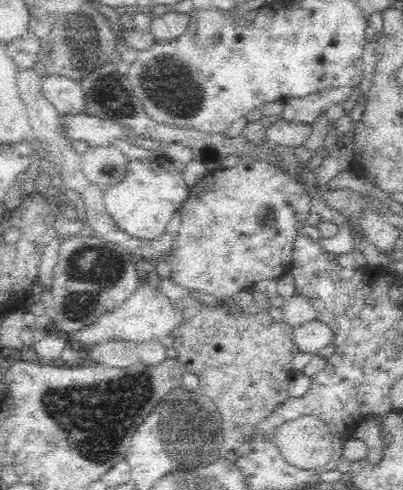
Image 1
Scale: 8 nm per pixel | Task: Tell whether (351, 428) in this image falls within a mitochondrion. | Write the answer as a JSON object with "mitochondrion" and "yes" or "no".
{"mitochondrion":"no"}

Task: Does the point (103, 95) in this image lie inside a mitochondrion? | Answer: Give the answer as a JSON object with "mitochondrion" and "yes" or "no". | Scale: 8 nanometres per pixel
{"mitochondrion":"no"}

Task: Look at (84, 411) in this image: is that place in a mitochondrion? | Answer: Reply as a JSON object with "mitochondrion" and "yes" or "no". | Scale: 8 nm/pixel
{"mitochondrion":"yes"}

